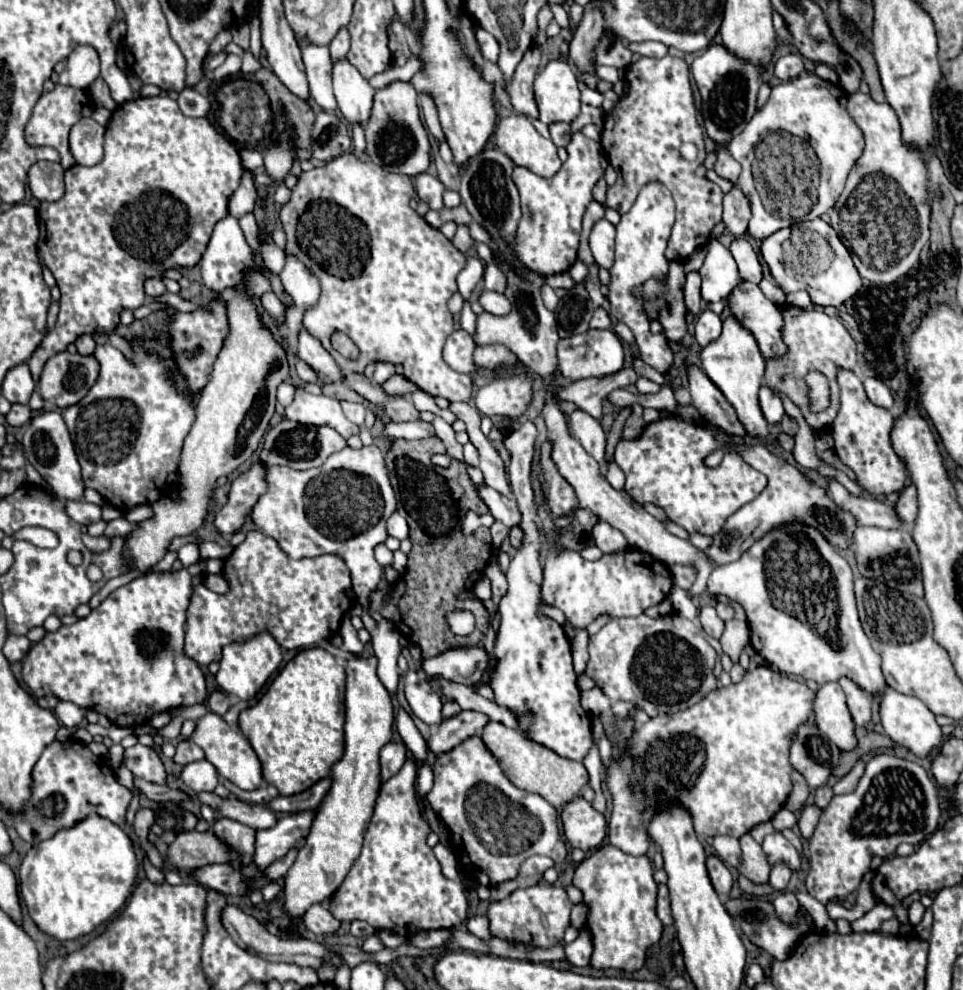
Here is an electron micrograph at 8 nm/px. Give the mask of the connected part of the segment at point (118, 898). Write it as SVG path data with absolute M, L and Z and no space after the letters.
M89 815L27 851L19 871L21 895L41 931L61 941L77 939L123 907L133 891L137 869L129 835L113 821Z

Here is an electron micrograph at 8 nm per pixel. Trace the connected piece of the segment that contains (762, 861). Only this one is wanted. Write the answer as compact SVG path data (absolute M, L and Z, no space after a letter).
M745 833L739 839L739 843L741 843L741 865L739 865L741 875L751 879L753 883L767 883L771 865L761 845L749 833Z

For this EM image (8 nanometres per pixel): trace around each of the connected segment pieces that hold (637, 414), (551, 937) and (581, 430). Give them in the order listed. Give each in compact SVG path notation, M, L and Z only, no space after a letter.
M633 405L633 413L631 413L631 417L625 421L625 429L623 429L623 437L625 437L625 439L635 439L635 437L643 431L645 421L643 421L641 413L643 413L643 407L641 407L641 405Z
M541 881L533 887L513 891L503 901L491 903L489 911L487 911L487 917L491 921L491 933L495 937L547 949L547 947L553 947L555 943L561 943L563 933L569 927L571 907L573 905L567 899L567 893L565 893L563 887L549 885L549 883Z
M577 409L569 415L569 429L575 439L583 445L583 449L597 461L603 476L606 475L608 464L605 463L605 433L597 419L589 413Z

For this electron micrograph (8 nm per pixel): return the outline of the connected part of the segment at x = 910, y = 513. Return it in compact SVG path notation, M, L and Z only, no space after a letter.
M909 485L901 491L895 511L905 525L909 525L909 527L913 525L913 521L917 517L917 489L915 489L915 485Z

